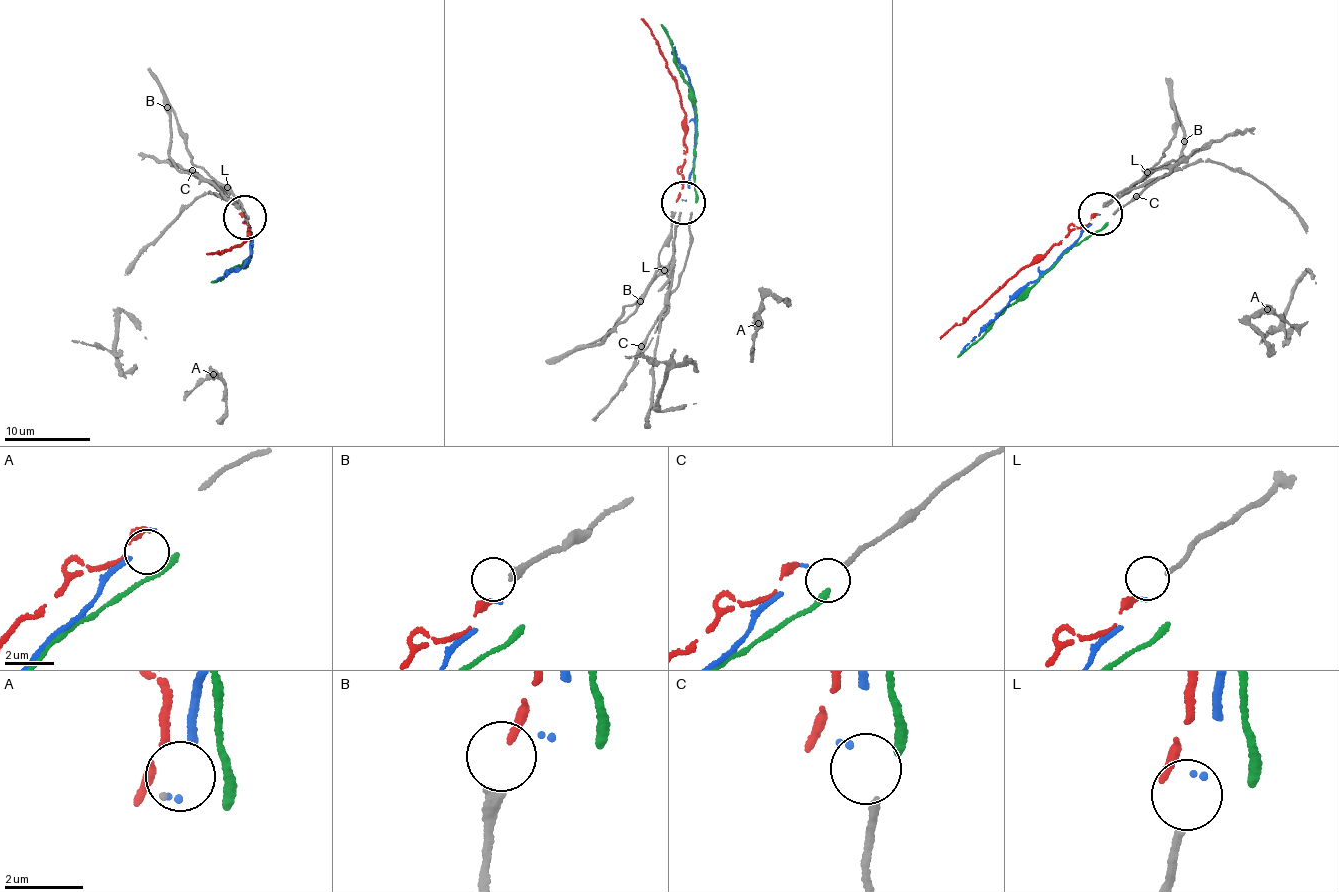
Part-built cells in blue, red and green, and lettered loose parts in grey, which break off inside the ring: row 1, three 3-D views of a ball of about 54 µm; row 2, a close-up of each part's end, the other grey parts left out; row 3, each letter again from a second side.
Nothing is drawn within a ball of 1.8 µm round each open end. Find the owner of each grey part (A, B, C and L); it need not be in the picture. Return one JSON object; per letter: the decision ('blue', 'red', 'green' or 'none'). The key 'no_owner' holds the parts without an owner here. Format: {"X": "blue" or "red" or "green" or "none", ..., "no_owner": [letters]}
{"A": "none", "B": "red", "C": "none", "L": "blue", "no_owner": ["A", "C"]}

